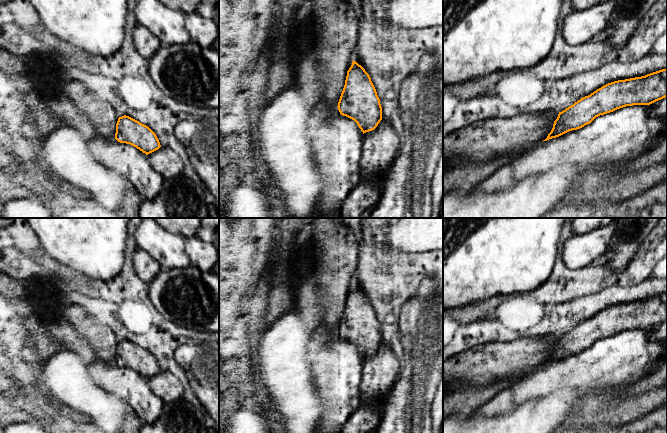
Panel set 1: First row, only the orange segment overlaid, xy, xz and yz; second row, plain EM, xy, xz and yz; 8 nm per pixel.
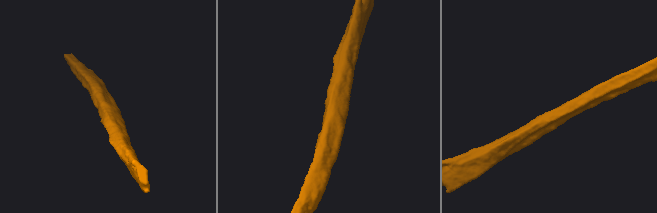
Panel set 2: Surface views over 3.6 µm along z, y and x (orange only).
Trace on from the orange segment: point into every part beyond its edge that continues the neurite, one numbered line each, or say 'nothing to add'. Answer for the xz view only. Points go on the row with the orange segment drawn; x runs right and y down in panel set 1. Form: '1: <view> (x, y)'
nothing to add

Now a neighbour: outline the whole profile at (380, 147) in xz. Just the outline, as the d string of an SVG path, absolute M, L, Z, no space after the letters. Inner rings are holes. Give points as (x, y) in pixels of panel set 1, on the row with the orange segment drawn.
M387 121L363 134L360 179L374 179L388 171L400 149L401 137Z

